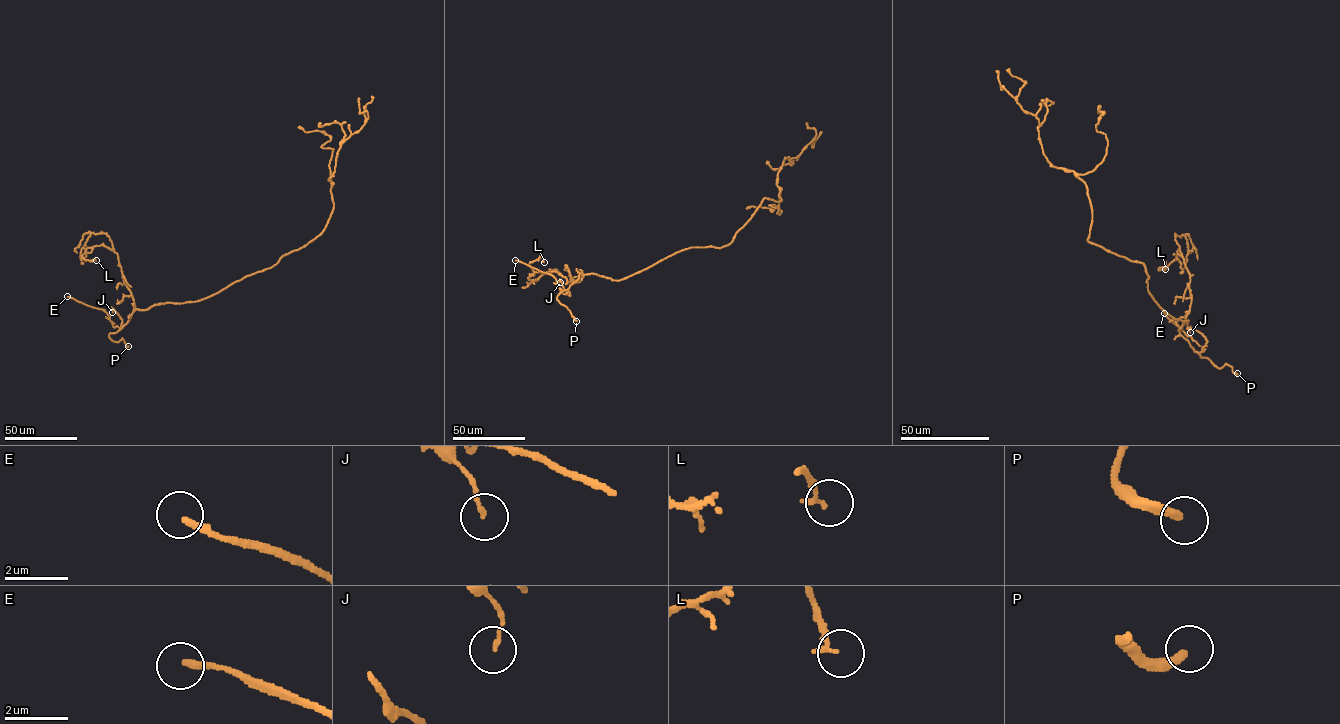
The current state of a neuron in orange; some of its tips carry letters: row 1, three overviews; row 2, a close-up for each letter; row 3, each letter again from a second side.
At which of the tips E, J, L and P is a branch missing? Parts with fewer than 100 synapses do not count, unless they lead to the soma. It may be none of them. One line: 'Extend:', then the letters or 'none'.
Extend: P

